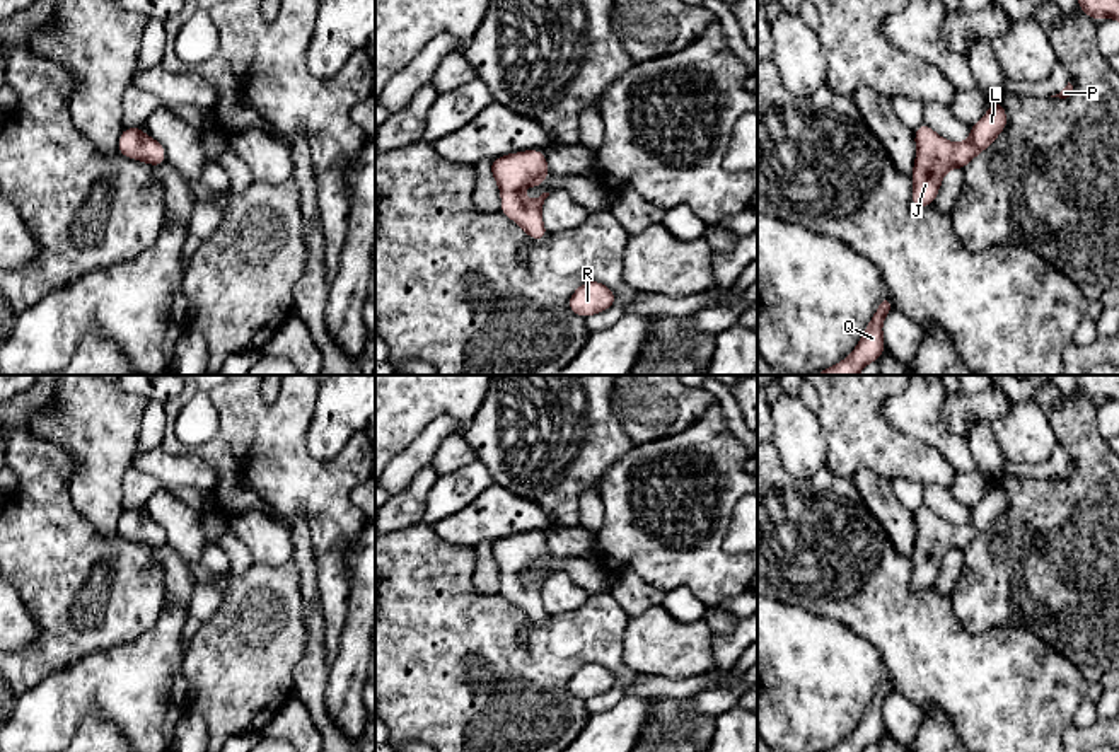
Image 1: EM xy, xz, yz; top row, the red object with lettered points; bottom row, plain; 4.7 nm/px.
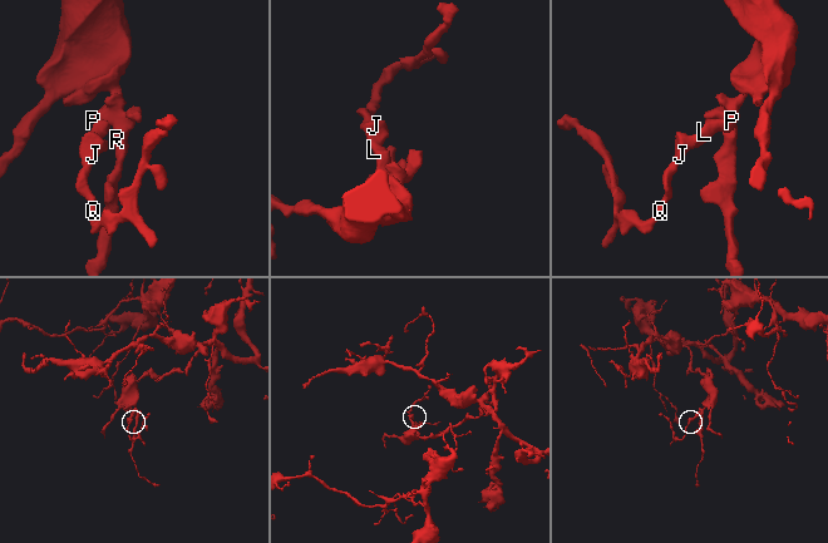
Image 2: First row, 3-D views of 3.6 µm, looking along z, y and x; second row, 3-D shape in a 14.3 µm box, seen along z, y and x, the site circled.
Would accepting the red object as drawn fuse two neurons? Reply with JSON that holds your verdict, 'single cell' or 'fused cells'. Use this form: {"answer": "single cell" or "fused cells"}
{"answer": "single cell"}

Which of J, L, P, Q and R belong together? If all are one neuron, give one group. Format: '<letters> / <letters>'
J L P Q R

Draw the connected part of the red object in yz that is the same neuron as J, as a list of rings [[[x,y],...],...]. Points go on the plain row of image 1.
[[[994,481],[989,493],[971,508],[971,518],[962,525],[952,525],[935,515],[926,505],[914,512],[916,544],[913,561],[913,588],[933,587],[943,556],[948,551],[964,551],[1006,512],[1006,491]]]

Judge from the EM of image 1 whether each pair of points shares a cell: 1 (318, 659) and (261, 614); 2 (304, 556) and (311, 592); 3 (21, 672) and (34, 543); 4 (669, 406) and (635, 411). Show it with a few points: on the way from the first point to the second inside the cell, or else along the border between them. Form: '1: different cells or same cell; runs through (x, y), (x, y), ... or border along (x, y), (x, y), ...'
1: different cells; border along (304, 609), (306, 653), (294, 669), (290, 686)
2: same cell; runs through (306, 565), (307, 584)
3: same cell; runs through (50, 643), (50, 575)
4: same cell; runs through (660, 406), (643, 406)

